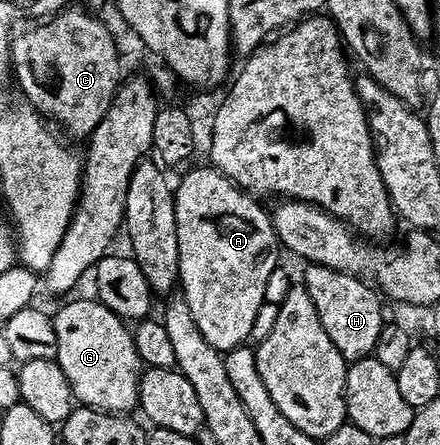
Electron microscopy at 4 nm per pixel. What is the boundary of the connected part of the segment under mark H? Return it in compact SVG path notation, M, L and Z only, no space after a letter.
M310 264L305 268L307 270L304 285L308 296L312 296L312 304L316 304L316 316L320 316L320 324L324 324L324 332L328 332L328 340L336 344L340 356L346 359L347 363L359 362L362 358L371 357L376 336L380 336L380 328L384 325L383 299L379 291L361 277L345 274L327 266Z

